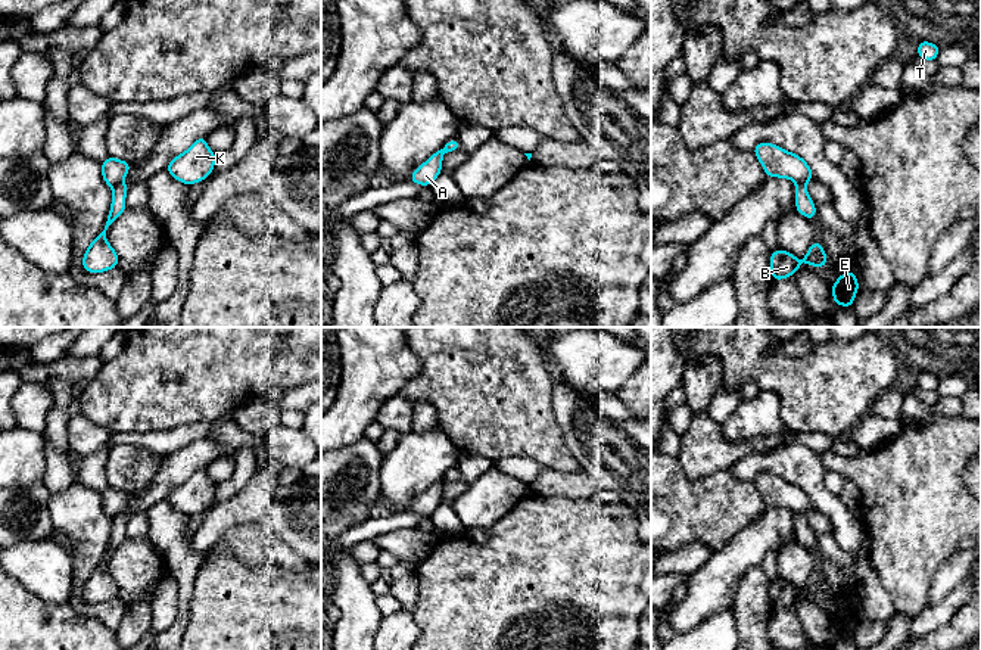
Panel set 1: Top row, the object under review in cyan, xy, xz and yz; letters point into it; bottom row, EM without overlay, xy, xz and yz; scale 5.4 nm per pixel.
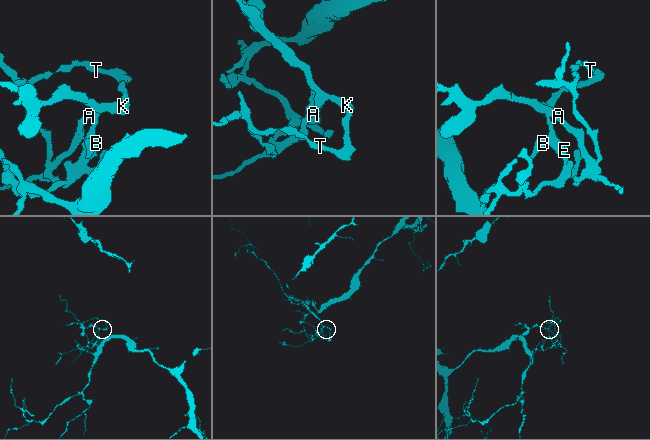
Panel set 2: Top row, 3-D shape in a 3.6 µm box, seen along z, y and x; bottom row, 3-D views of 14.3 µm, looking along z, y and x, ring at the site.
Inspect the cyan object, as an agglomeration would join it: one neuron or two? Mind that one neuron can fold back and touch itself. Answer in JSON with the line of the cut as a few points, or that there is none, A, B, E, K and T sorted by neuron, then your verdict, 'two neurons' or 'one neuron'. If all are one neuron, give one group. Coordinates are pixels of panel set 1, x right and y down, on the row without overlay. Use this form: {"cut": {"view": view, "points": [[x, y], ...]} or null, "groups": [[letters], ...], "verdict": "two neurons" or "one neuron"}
{"cut": {"view": "yz", "points": [[796, 512], [804, 515]]}, "groups": [["A", "K", "T"], ["B", "E"]], "verdict": "two neurons"}

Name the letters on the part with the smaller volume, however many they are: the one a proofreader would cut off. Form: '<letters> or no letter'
A, K, T

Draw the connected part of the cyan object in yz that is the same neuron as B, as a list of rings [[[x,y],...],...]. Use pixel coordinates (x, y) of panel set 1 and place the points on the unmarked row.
[[[813,572],[801,591],[782,579],[772,582],[769,595],[773,612],[794,606],[803,591],[812,597],[825,597],[828,594],[828,588],[820,572]]]

